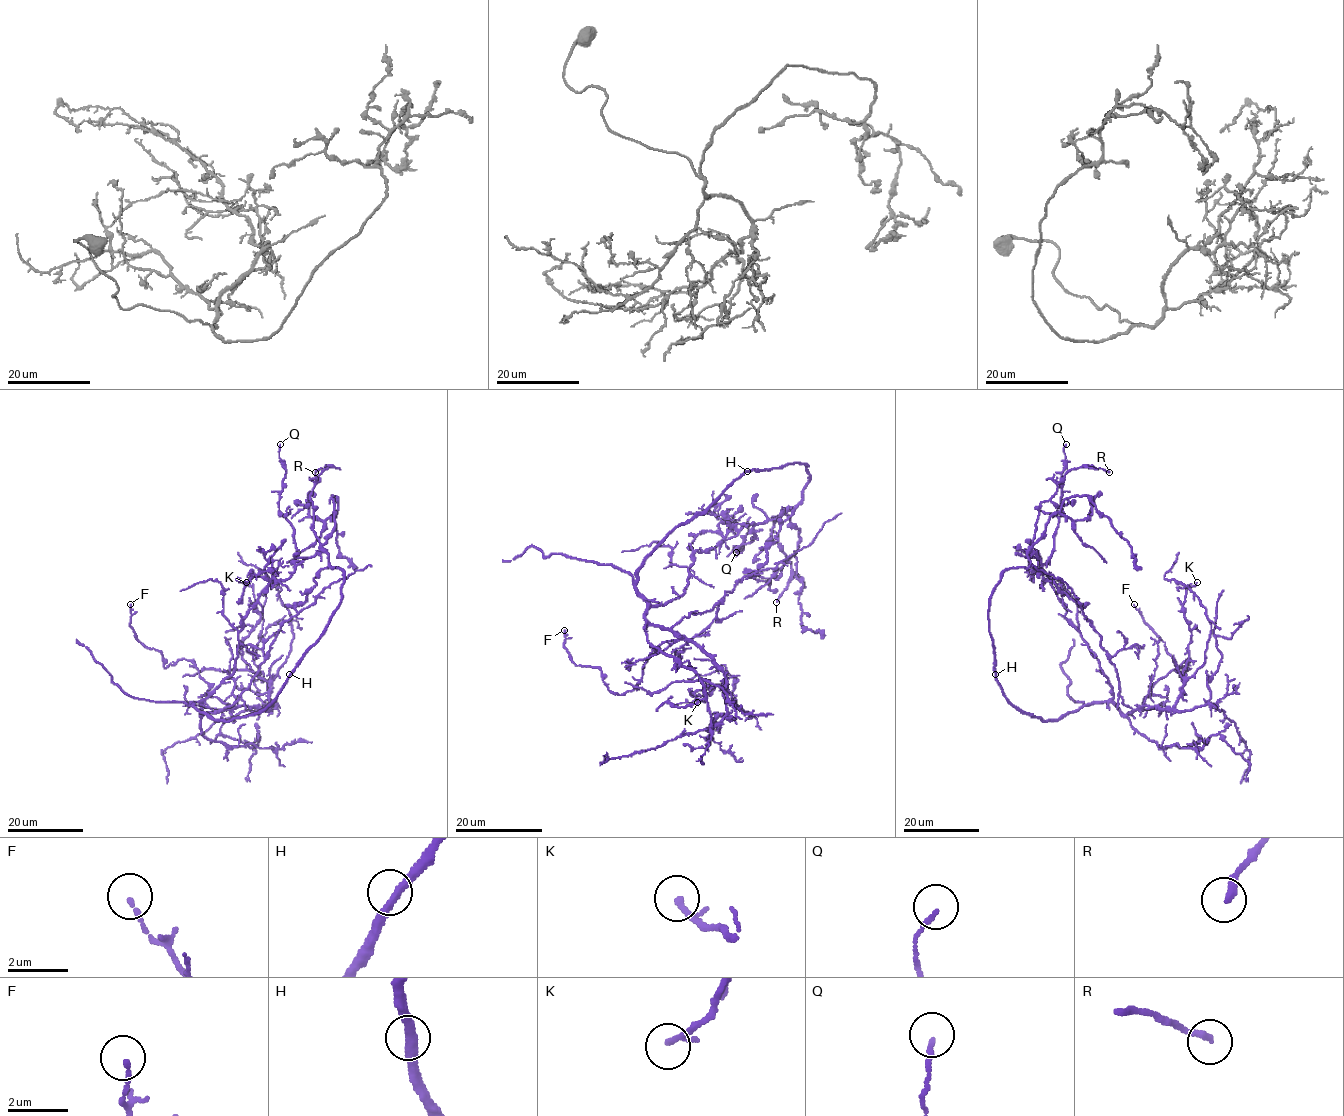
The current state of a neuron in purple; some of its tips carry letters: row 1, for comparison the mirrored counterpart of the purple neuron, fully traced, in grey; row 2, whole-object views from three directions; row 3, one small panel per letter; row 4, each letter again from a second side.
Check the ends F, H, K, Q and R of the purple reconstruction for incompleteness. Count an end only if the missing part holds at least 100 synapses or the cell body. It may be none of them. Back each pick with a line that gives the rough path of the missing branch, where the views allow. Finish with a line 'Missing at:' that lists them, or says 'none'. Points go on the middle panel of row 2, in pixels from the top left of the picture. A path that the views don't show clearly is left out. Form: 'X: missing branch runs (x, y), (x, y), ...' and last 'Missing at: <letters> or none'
Missing at: none

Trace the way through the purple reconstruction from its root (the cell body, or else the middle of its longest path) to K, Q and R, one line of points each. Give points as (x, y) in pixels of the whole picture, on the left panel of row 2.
K: (266, 656), (251, 684), (223, 709), (269, 708), (269, 683), (242, 658), (240, 643), (260, 618), (246, 582)
Q: (266, 656), (328, 566), (322, 551), (295, 564), (294, 529), (278, 505), (285, 475), (280, 444)
R: (266, 656), (328, 566), (310, 498), (328, 467), (315, 472)

